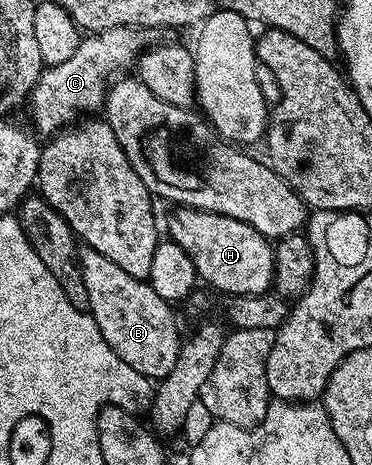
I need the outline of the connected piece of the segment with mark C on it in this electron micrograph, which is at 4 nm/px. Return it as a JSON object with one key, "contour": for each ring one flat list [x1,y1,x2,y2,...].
{"contour":[[121,27,95,31,79,38,76,53,60,65,46,67,36,81,32,92,35,121,42,127,50,127,53,123,65,124,65,119,77,111,101,112,106,101,106,81,129,76,135,70,140,52,151,46,150,35,146,29]]}

